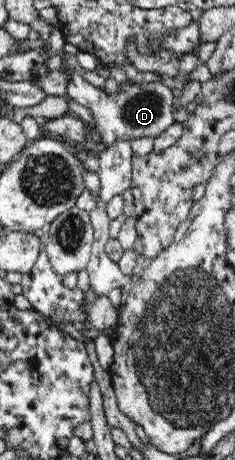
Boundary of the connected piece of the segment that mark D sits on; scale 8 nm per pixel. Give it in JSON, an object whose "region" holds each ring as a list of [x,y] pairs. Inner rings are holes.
{"region":[[[61,57],[61,59],[62,66],[59,71],[67,74],[66,93],[68,97],[90,109],[97,125],[97,131],[104,139],[103,147],[111,146],[114,143],[114,139],[123,138],[124,136],[127,136],[129,139],[141,137],[155,138],[167,129],[167,125],[171,125],[175,121],[173,109],[171,108],[175,98],[171,89],[163,85],[162,82],[139,86],[129,84],[126,86],[126,90],[108,95],[105,90],[102,91],[94,87],[81,74],[70,68],[67,58]]]}

